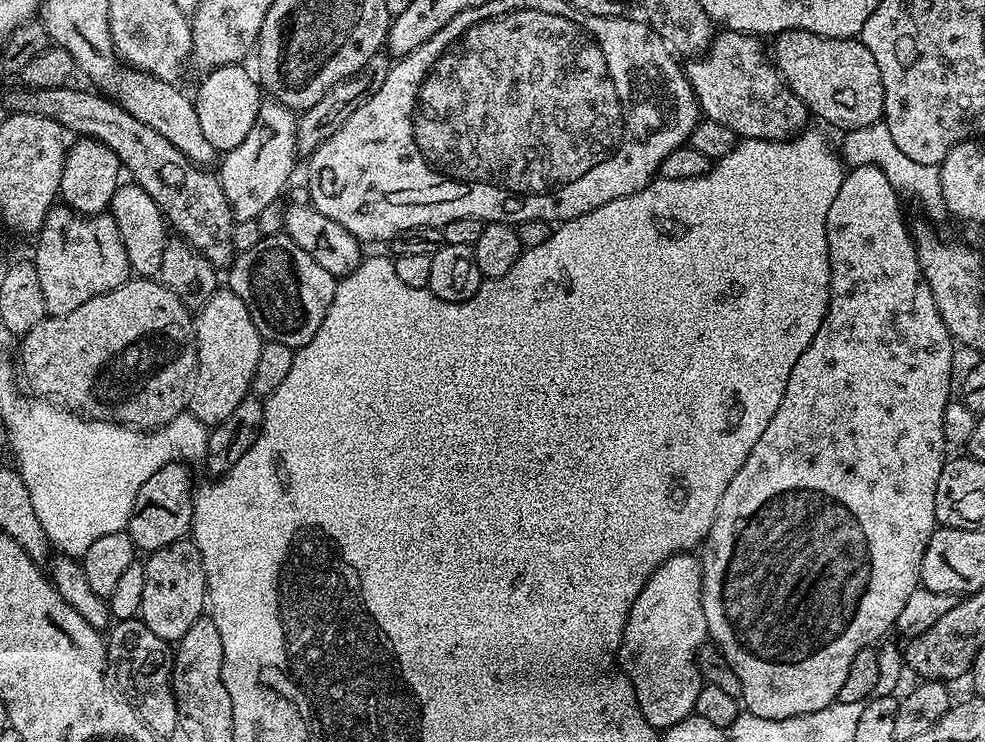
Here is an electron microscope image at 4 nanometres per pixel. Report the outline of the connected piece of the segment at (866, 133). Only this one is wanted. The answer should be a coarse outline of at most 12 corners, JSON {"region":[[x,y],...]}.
{"region":[[883,122],[845,136],[849,165],[873,164],[929,221],[946,216],[939,167],[898,150]]}

